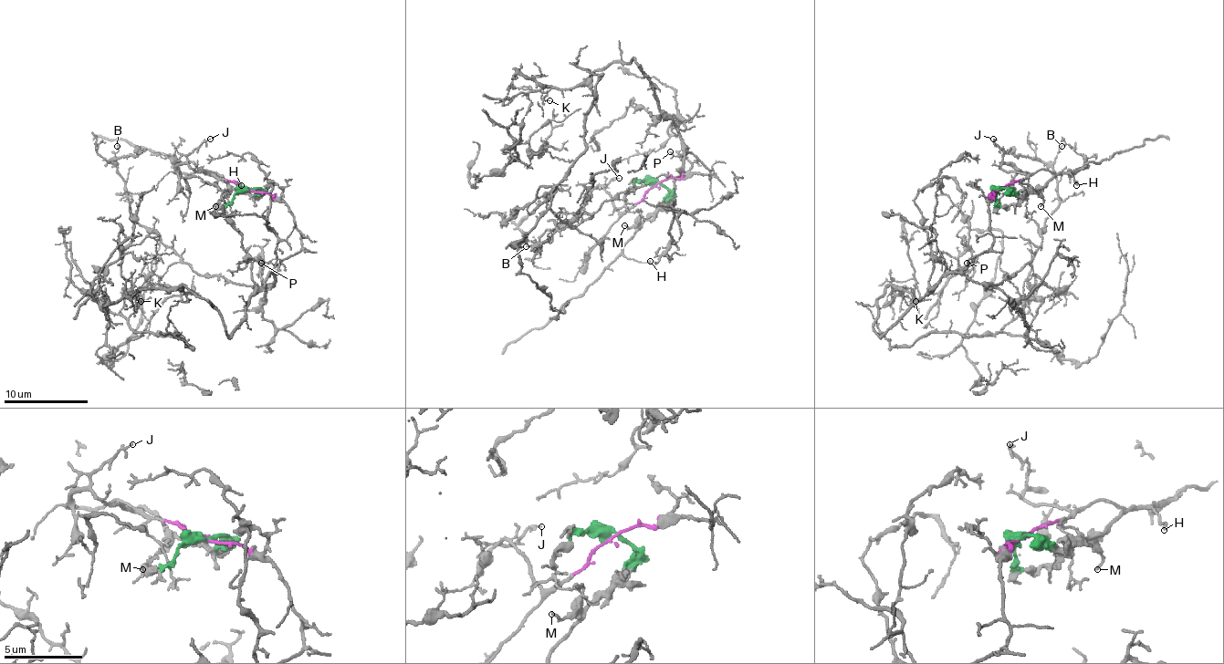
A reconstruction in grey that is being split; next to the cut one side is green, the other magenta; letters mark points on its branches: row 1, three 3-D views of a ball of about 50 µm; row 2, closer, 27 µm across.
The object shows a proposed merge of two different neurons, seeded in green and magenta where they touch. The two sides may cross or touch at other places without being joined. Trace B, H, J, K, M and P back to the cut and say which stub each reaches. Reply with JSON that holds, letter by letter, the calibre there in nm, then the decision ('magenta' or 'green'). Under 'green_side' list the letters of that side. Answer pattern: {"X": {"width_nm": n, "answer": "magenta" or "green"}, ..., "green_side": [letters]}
{"B": {"width_nm": 100, "answer": "magenta"}, "H": {"width_nm": 130, "answer": "green"}, "J": {"width_nm": 170, "answer": "magenta"}, "K": {"width_nm": 130, "answer": "magenta"}, "M": {"width_nm": 140, "answer": "green"}, "P": {"width_nm": 150, "answer": "magenta"}, "green_side": ["H", "M"]}

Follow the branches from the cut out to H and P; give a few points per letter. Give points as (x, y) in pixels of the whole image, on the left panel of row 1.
H: (246, 188), (259, 188), (255, 191), (240, 191), (214, 173), (223, 181), (237, 181), (242, 186)
P: (248, 188), (256, 191), (269, 191), (288, 207), (301, 244), (301, 249), (282, 262), (261, 264)

